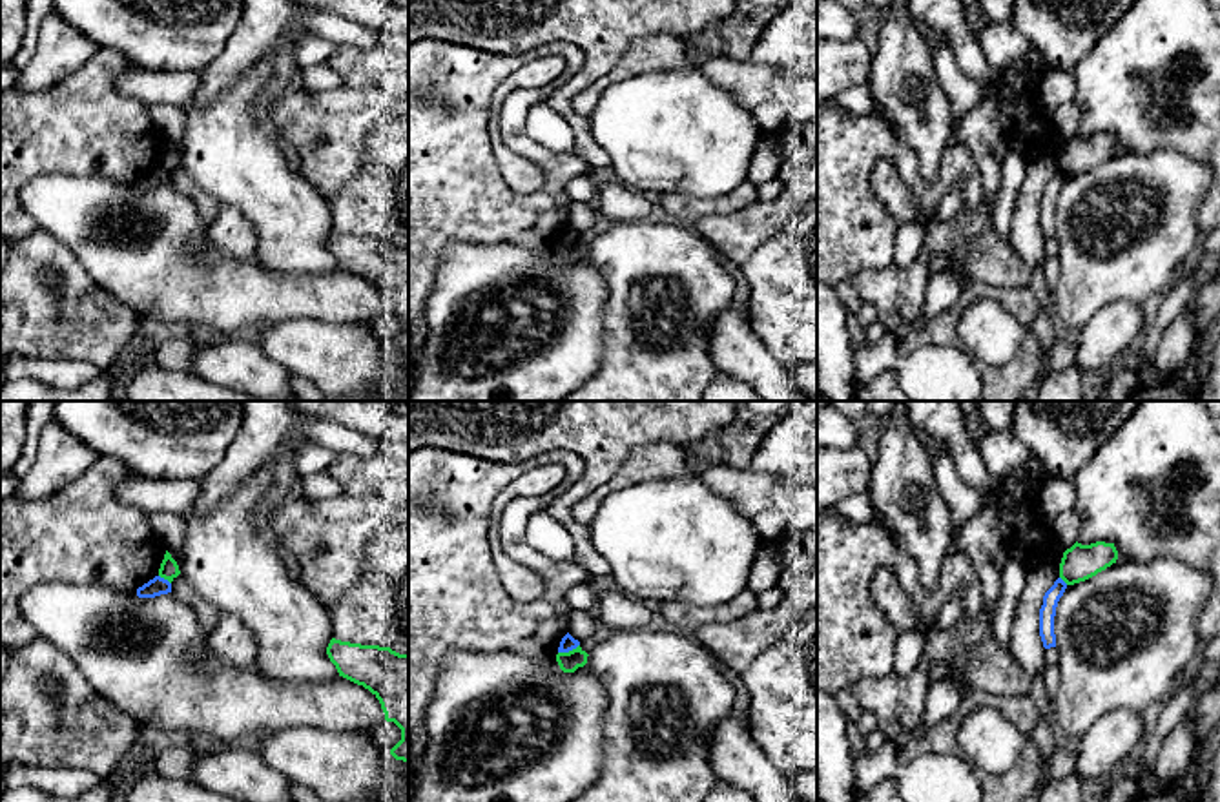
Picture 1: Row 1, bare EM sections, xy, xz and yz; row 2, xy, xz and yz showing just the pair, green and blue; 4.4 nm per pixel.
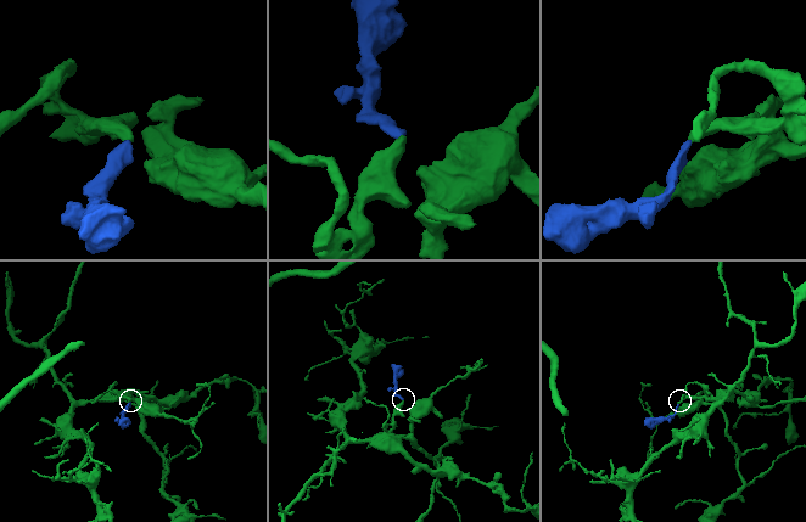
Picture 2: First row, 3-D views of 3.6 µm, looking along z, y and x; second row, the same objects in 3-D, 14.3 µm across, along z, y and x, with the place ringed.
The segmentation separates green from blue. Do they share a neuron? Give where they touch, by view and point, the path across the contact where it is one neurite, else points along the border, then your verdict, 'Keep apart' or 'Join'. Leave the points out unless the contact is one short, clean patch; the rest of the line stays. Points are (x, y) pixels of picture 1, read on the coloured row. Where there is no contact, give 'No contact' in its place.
Touches green at xz (569, 651). Boundary: xz (578, 644), (558, 653). Keep apart

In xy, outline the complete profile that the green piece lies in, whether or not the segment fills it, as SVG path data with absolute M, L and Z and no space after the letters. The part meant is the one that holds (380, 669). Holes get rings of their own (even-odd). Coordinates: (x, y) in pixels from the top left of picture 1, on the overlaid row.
M336 638L330 640L326 654L339 676L363 685L379 700L385 720L401 729L401 740L390 755L408 762L408 654Z

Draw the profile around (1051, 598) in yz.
M1058 578L1043 596L1043 605L1039 609L1039 636L1045 649L1056 647L1054 616L1058 602L1063 596L1065 589L1067 583Z

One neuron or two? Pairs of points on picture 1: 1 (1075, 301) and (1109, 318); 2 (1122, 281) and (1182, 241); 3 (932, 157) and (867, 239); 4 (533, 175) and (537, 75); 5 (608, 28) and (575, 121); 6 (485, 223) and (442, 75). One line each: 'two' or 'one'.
1: two
2: one
3: two
4: one
5: one
6: one

